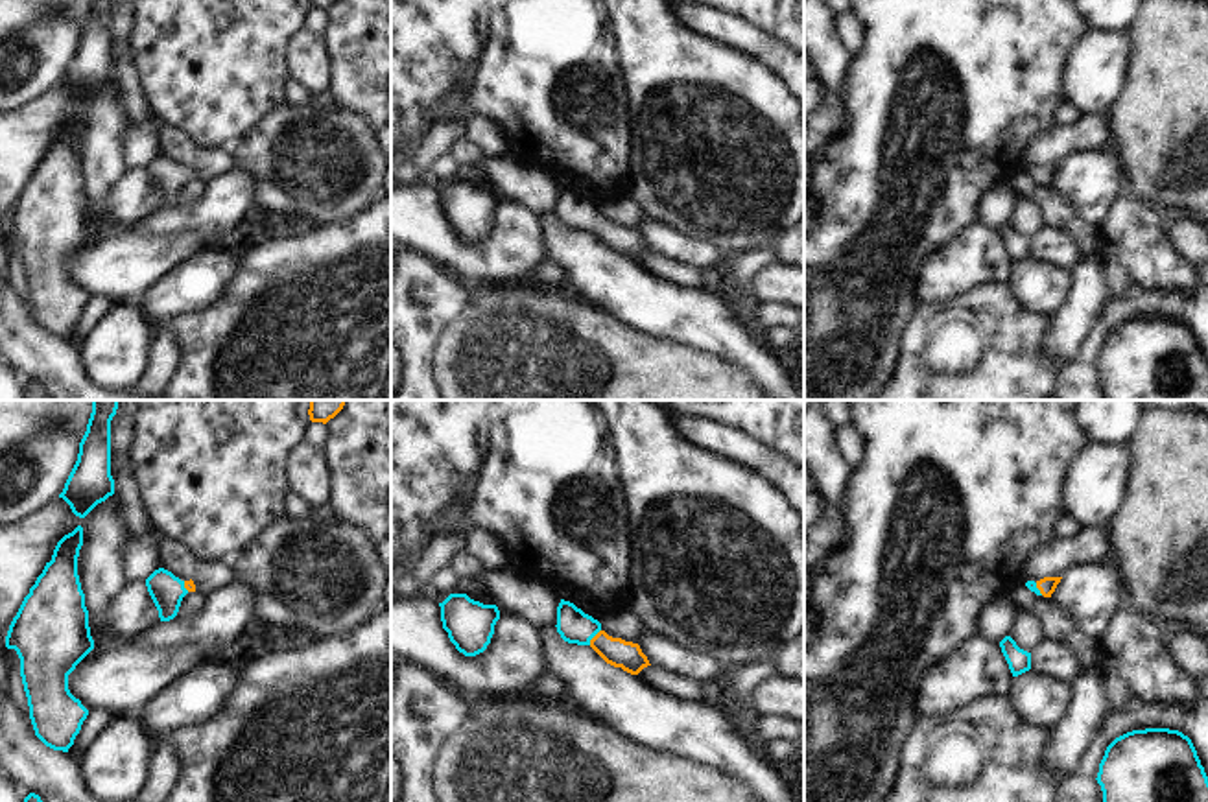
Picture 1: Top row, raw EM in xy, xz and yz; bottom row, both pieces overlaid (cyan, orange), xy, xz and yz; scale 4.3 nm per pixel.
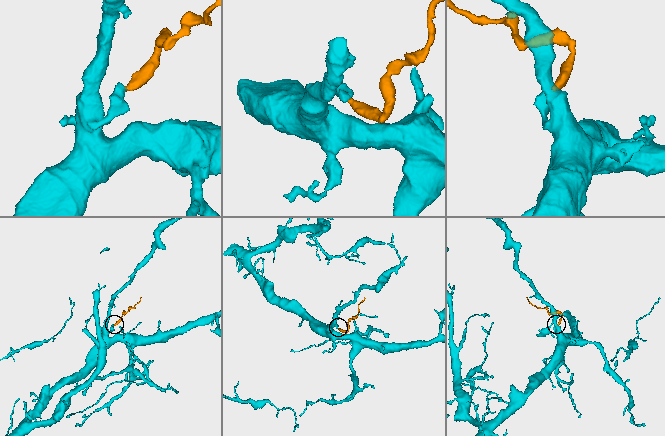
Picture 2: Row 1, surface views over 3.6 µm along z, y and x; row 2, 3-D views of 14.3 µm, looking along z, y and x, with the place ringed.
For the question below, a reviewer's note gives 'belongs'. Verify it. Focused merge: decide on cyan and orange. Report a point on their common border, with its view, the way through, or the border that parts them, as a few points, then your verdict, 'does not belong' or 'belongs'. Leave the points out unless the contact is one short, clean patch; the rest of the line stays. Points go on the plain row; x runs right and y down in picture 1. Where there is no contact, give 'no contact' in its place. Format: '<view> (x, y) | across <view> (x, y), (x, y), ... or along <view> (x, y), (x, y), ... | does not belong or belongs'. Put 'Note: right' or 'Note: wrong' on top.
Note: right
xz (594, 222) | across xz (574, 212), (594, 222), (615, 238) | belongs

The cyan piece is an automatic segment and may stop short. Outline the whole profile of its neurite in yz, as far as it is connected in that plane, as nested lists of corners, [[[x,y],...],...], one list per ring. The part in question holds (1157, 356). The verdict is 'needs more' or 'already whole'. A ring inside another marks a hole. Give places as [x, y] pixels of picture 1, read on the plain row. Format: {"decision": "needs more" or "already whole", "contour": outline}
{"decision": "already whole", "contour": [[[1145,315],[1116,324],[1095,367],[1107,400],[1208,400],[1208,363],[1191,326],[1178,317]]]}

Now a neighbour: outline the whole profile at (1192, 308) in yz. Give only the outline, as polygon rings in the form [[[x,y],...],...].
[[[1199,288],[1184,295],[1167,297],[1151,295],[1142,289],[1136,289],[1136,293],[1125,301],[1112,297],[1107,315],[1083,343],[1079,360],[1097,365],[1099,350],[1105,343],[1107,334],[1127,319],[1145,315],[1169,315],[1188,323],[1208,363],[1208,288]]]

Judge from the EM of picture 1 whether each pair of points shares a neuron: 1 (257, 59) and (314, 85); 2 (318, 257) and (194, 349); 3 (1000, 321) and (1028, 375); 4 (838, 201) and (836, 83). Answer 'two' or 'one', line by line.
1: two
2: one
3: one
4: two

